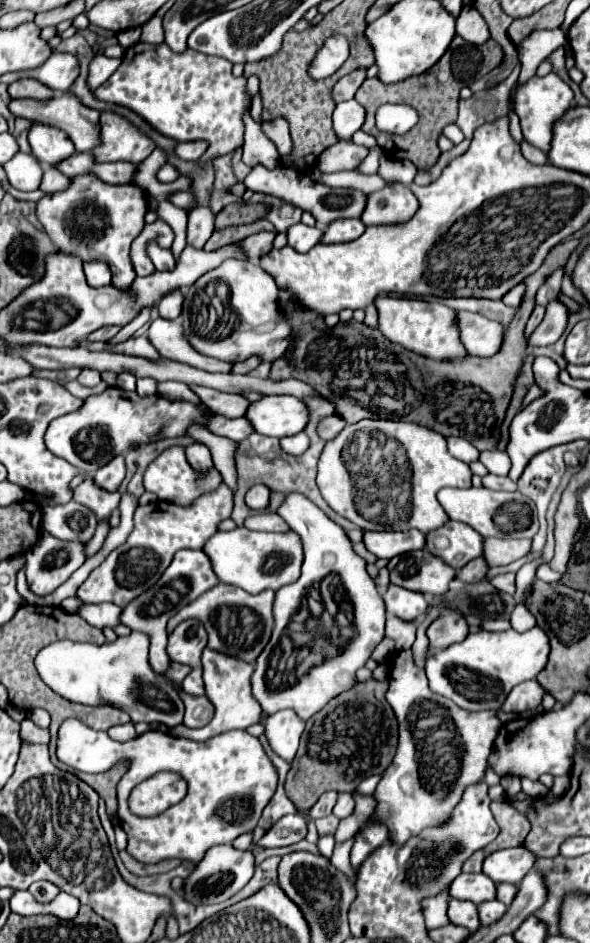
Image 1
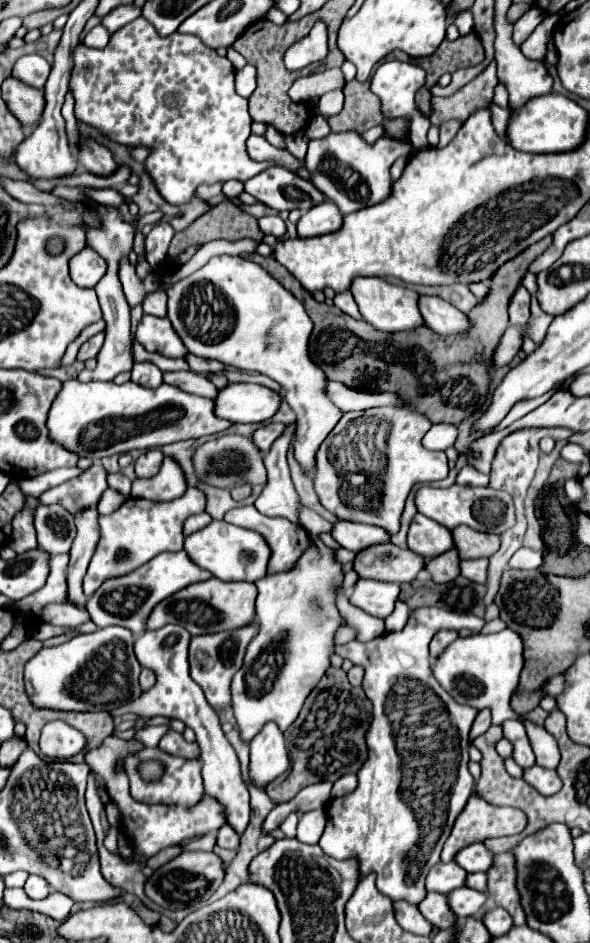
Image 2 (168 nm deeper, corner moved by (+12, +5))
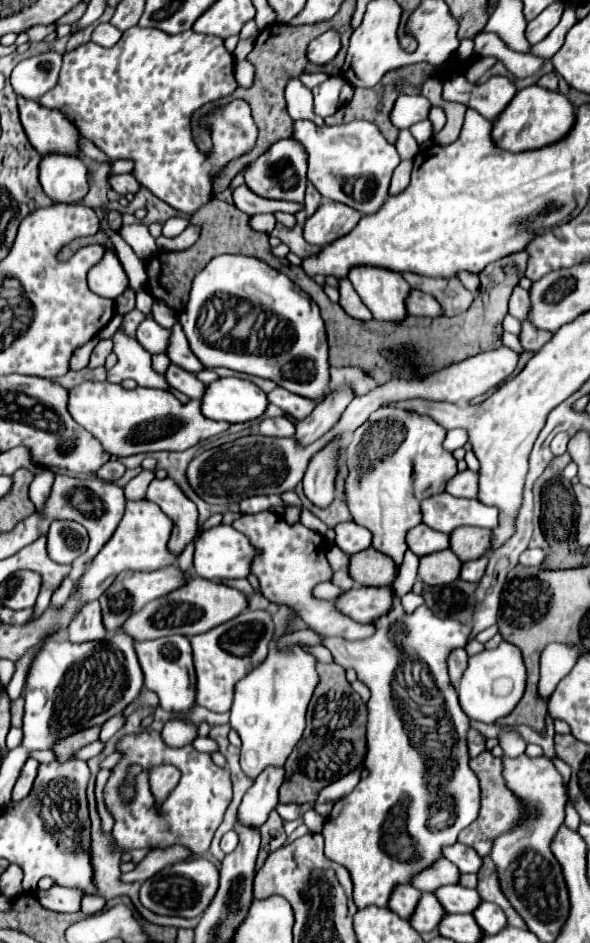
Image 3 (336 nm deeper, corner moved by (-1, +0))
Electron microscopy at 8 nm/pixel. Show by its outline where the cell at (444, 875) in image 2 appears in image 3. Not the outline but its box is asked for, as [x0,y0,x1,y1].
[413,857,459,893]

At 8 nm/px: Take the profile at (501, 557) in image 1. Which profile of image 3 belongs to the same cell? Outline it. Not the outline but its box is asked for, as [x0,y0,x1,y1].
[449,527,491,561]

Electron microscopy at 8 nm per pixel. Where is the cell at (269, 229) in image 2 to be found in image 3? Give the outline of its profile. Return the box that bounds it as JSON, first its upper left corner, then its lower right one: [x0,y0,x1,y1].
[249,215,275,233]

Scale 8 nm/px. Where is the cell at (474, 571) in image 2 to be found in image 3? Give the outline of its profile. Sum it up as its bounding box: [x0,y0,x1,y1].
[459,557,487,583]

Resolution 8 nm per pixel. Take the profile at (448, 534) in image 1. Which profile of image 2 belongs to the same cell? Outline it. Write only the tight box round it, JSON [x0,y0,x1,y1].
[408,514,454,560]

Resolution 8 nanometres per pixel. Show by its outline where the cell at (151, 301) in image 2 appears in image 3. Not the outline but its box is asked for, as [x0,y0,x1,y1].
[151,301,177,329]

